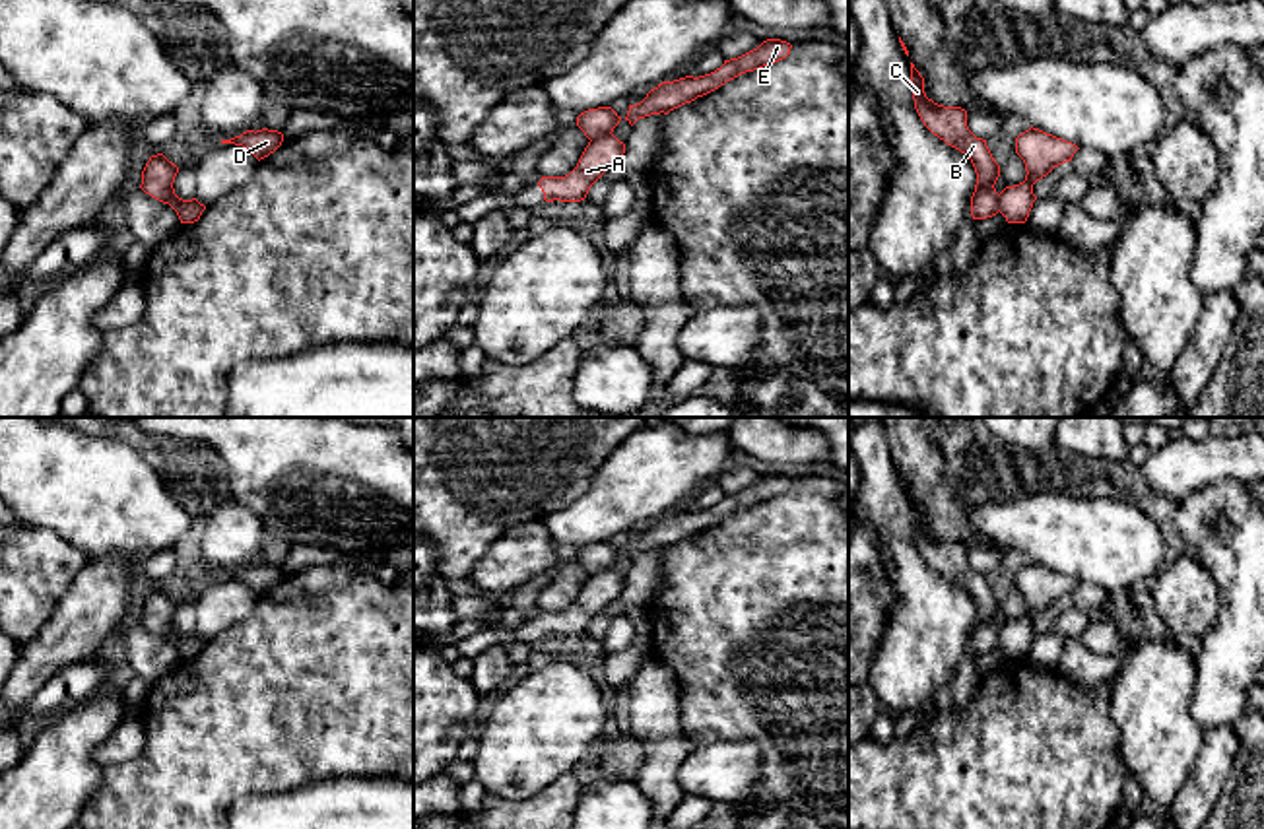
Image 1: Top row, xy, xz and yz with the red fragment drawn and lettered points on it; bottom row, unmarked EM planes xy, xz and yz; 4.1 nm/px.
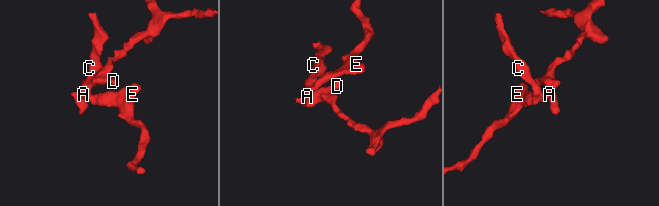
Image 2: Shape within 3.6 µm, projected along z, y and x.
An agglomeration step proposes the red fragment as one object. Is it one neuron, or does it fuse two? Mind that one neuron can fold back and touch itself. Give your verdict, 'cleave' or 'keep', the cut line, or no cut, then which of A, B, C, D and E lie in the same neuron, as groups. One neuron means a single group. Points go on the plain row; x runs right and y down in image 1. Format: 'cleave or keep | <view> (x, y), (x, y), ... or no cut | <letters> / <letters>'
cleave | xz (610, 565), (591, 575) | A D / B C E

